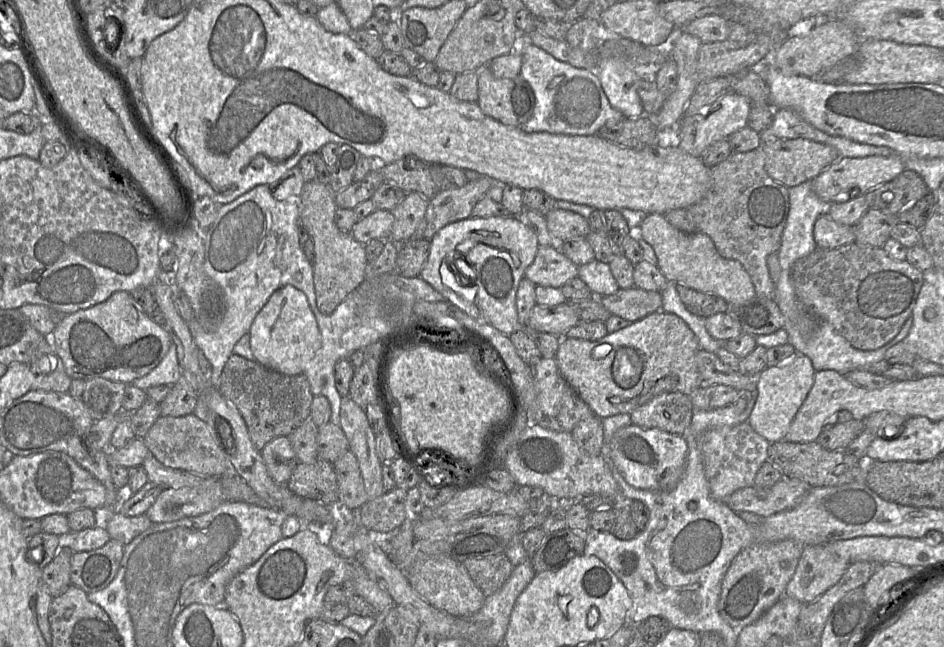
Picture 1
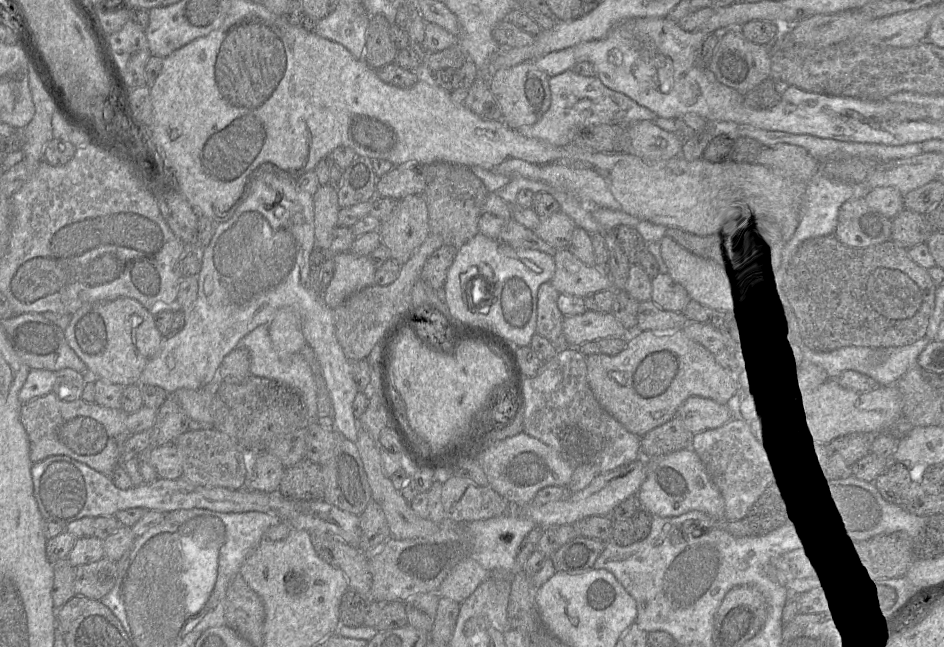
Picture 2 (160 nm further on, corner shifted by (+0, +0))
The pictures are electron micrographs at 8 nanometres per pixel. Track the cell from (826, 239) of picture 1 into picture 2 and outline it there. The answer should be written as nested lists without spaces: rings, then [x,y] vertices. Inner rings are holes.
[[[865,196],[852,199],[841,206],[833,235],[851,248],[873,247],[890,241],[892,219],[871,208]]]

